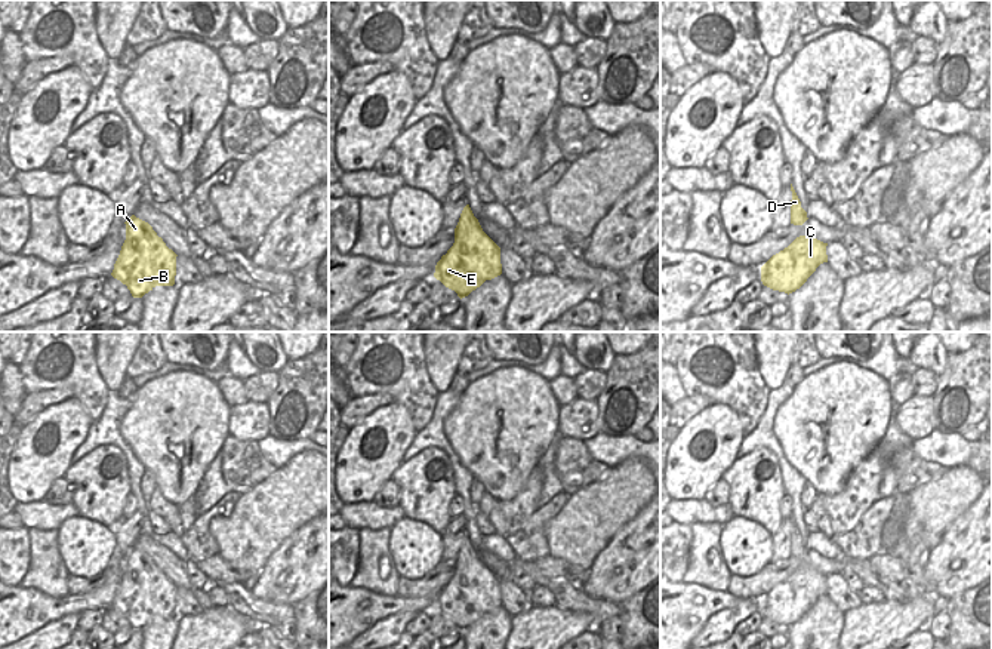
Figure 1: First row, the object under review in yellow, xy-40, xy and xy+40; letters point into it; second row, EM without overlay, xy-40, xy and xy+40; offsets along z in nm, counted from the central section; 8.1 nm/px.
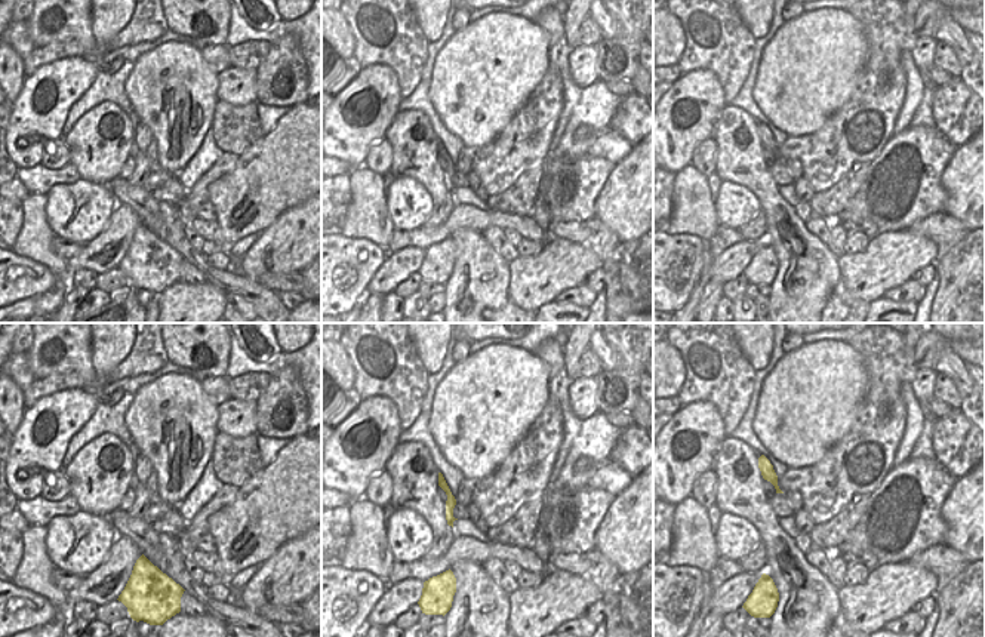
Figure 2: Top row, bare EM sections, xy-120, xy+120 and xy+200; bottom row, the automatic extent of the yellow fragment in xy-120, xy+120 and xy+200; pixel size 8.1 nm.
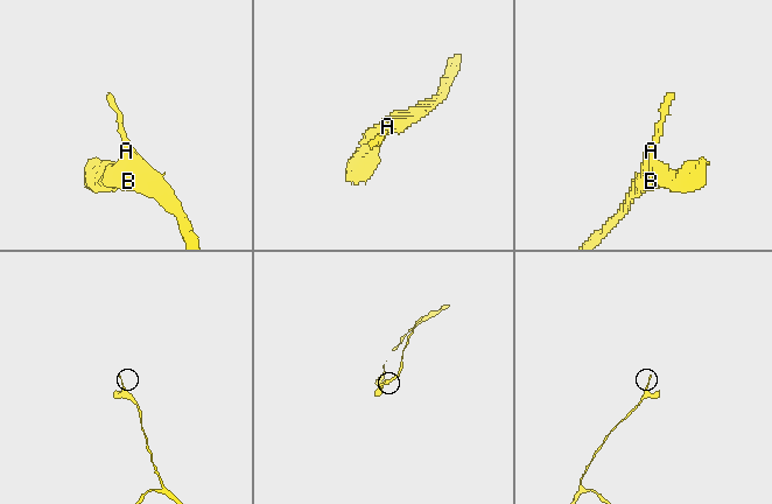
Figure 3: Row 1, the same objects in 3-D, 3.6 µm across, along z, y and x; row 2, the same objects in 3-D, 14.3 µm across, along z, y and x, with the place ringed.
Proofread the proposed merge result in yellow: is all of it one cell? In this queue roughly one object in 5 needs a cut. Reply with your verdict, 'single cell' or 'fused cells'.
single cell

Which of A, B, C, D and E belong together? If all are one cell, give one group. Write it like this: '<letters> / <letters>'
A B C D E

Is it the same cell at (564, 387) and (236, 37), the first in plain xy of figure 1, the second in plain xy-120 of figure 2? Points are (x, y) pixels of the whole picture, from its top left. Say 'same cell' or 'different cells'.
different cells

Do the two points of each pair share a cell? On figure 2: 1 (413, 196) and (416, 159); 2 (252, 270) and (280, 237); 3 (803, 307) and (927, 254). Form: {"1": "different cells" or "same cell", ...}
{"1": "different cells", "2": "same cell", "3": "different cells"}

